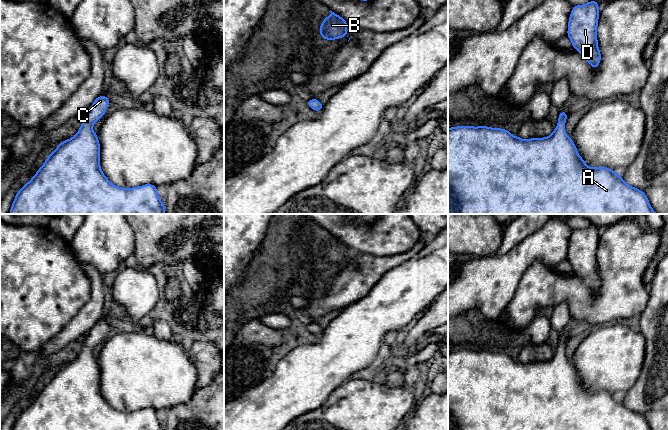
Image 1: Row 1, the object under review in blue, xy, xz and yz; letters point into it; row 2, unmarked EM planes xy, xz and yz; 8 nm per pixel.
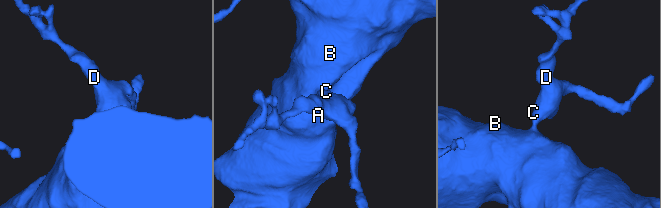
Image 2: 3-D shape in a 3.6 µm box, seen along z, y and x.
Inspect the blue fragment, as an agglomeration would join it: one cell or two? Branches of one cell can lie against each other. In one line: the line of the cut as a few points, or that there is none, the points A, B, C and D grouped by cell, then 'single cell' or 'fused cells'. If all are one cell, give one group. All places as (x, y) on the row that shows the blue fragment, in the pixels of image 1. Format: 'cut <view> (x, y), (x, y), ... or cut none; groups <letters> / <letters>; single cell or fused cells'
cut none; groups A B C D; single cell

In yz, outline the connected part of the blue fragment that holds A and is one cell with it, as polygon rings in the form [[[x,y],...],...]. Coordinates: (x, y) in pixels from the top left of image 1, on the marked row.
[[[561,109],[559,122],[550,136],[527,140],[513,136],[507,129],[502,128],[466,125],[448,128],[448,214],[658,214],[652,209],[645,192],[628,185],[619,172],[605,166],[590,168],[584,162],[575,143],[565,132],[568,116]]]

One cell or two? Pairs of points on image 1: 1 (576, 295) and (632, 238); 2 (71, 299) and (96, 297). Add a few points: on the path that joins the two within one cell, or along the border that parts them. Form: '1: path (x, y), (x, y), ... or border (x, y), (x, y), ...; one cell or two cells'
1: path (597, 301), (621, 277), (622, 259); one cell
2: border (87, 275), (90, 281), (90, 299), (74, 316); two cells

